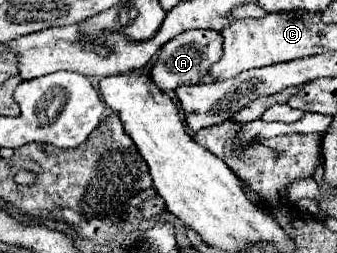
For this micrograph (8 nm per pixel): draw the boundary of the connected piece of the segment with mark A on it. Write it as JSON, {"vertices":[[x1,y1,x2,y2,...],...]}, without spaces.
{"vertices":[[185,30,183,34,175,36,171,42,167,42,161,48,157,62,151,68,151,80,163,92,175,90,181,84,199,84,209,74,209,68,221,58,221,54,223,54,221,42,223,42,223,36,219,32]]}

